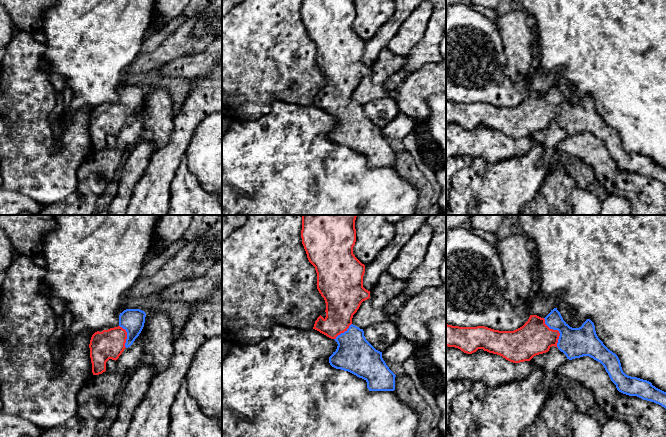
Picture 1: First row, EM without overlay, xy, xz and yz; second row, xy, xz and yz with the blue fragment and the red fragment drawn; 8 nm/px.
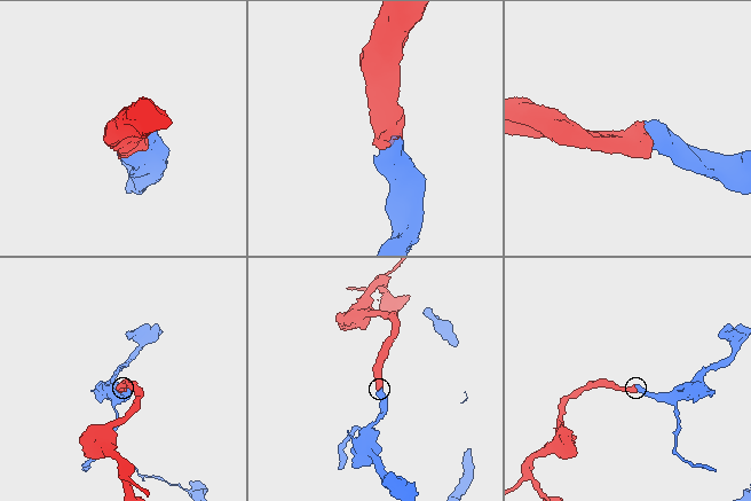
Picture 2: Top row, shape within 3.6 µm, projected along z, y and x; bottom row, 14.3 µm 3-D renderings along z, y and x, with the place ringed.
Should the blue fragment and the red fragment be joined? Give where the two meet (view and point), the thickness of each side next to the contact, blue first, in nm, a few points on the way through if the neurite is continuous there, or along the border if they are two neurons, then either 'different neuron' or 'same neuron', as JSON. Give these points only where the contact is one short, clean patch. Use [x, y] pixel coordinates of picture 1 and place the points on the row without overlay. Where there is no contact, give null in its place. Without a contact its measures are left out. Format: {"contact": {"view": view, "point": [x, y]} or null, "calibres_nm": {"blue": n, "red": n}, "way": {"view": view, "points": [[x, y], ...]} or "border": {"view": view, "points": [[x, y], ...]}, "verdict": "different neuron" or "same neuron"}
{"contact": {"view": "yz", "point": [557, 105]}, "calibres_nm": {"blue": 240, "red": 280}, "verdict": "same neuron"}

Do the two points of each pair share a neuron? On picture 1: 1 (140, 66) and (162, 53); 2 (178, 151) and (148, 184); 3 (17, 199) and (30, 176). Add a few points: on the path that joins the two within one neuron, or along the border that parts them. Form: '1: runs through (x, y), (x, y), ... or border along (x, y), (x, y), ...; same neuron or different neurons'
1: runs through (145, 62), (153, 61), (157, 58); same neuron
2: runs through (170, 159), (156, 176); same neuron
3: border along (10, 190), (22, 192), (42, 203); different neurons

